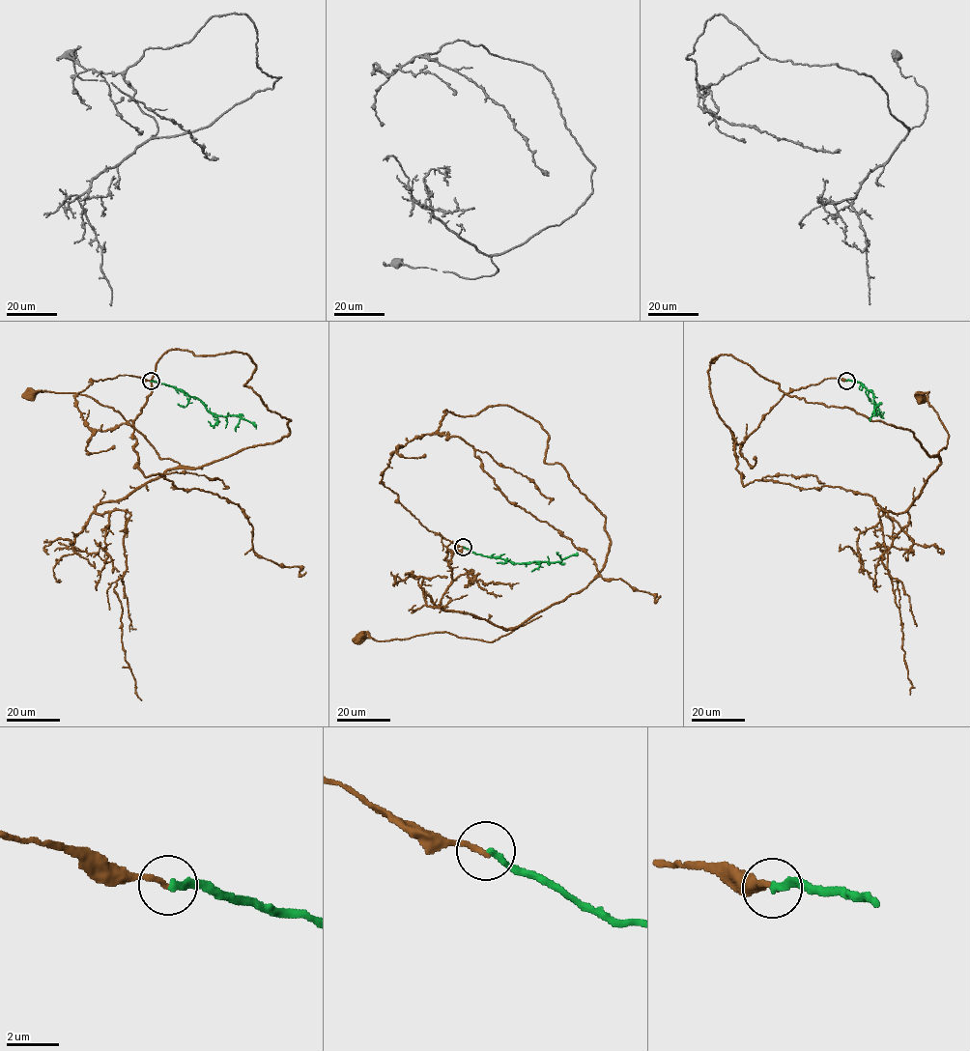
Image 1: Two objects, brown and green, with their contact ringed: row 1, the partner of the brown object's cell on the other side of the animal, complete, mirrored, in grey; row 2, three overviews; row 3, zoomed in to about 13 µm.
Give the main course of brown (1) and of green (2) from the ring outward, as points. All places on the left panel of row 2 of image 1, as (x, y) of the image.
1: (151, 381), (76, 407), (116, 428), (169, 350), (246, 353), (289, 434), (182, 468), (112, 408), (30, 394)
2: (151, 381), (184, 390), (200, 401), (211, 412), (239, 415), (256, 429)

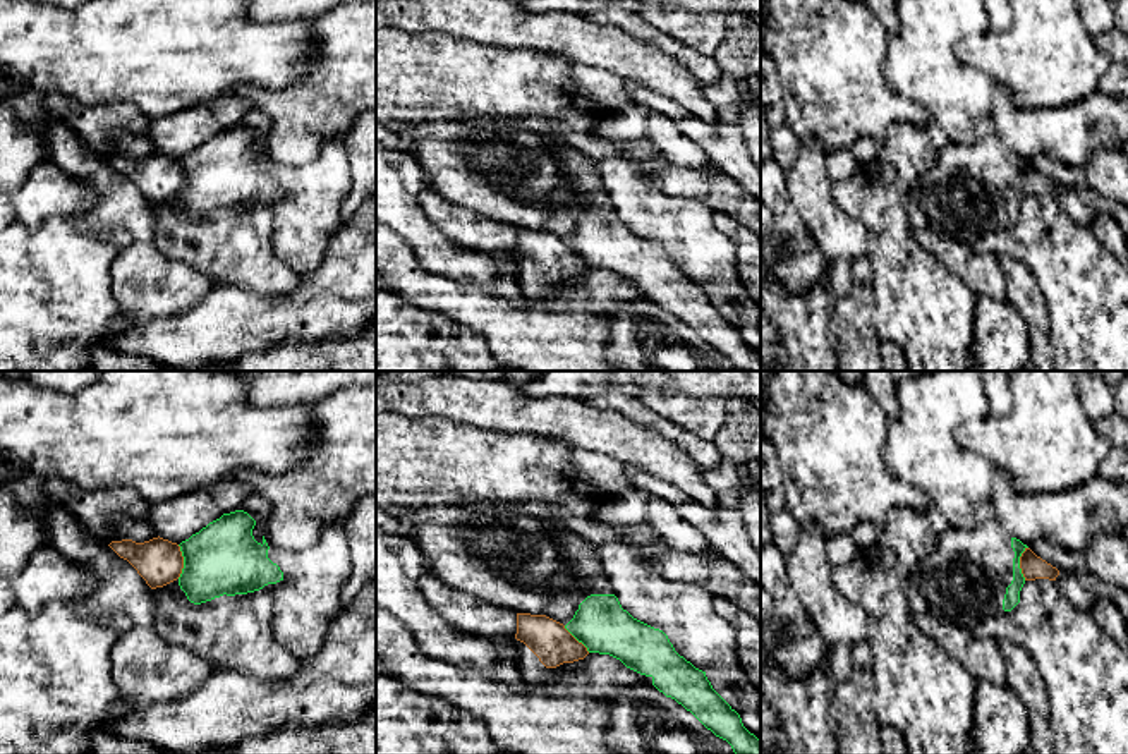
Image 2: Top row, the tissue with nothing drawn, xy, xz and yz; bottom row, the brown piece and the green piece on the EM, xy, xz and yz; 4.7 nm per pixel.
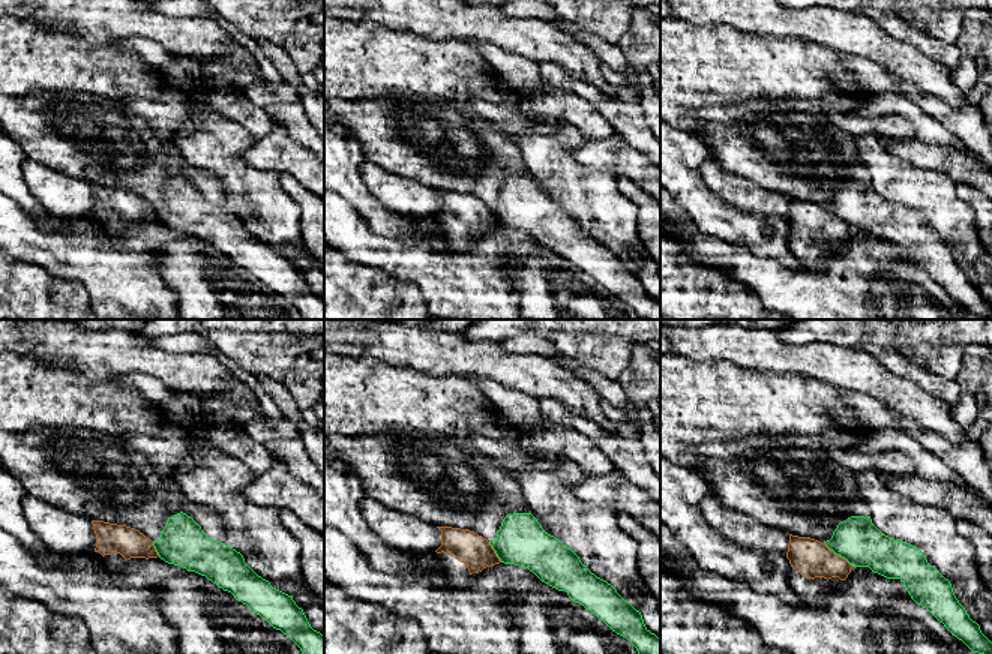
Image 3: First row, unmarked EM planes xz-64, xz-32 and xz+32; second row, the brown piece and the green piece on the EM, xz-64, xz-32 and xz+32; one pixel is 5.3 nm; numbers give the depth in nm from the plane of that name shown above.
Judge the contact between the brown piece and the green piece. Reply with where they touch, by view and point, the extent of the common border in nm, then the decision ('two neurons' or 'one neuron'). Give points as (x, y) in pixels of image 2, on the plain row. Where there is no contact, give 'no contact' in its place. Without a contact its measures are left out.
yz (1020, 179) | 160 nm | two neurons

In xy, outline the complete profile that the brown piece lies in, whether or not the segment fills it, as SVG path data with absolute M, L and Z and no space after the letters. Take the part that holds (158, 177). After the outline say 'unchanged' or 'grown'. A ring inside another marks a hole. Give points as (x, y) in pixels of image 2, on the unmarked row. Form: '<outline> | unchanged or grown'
M160 151L144 158L132 155L112 156L108 161L127 175L151 204L163 203L182 189L180 161Z | unchanged

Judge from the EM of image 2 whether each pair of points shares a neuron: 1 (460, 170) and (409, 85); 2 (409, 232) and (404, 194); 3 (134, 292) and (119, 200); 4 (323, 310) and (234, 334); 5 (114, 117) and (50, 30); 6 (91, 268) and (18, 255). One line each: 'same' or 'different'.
1: different
2: same
3: same
4: same
5: different
6: same

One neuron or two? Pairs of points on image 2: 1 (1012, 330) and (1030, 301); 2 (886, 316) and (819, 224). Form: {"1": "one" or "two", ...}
{"1": "two", "2": "two"}

